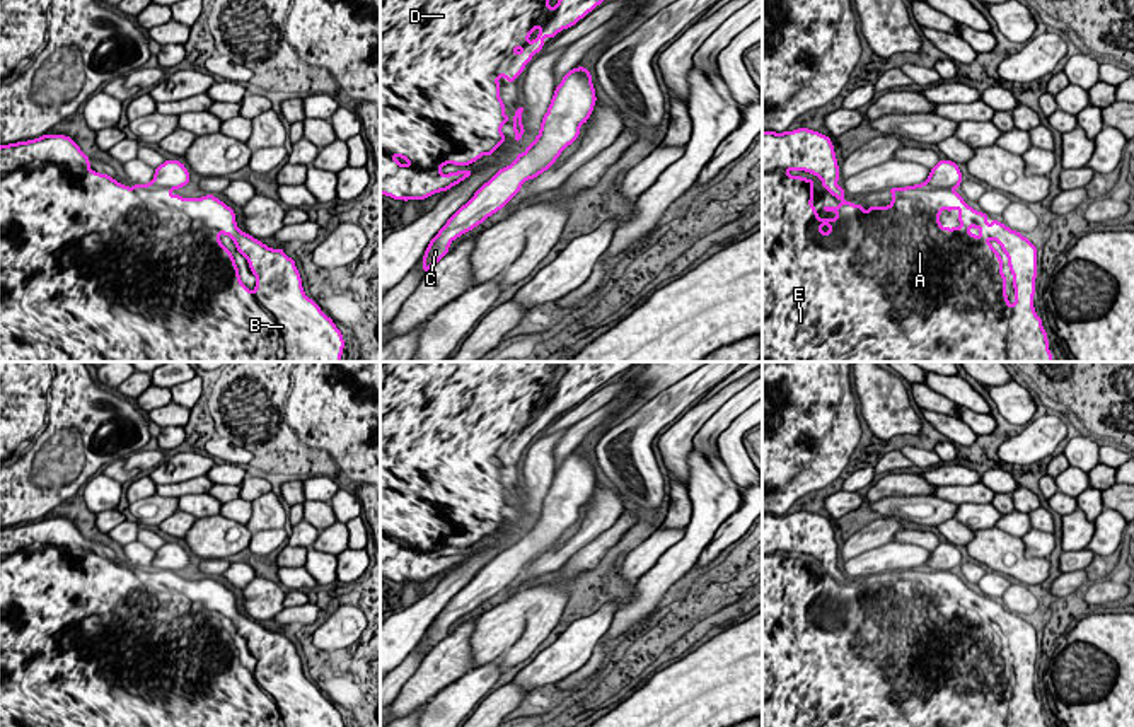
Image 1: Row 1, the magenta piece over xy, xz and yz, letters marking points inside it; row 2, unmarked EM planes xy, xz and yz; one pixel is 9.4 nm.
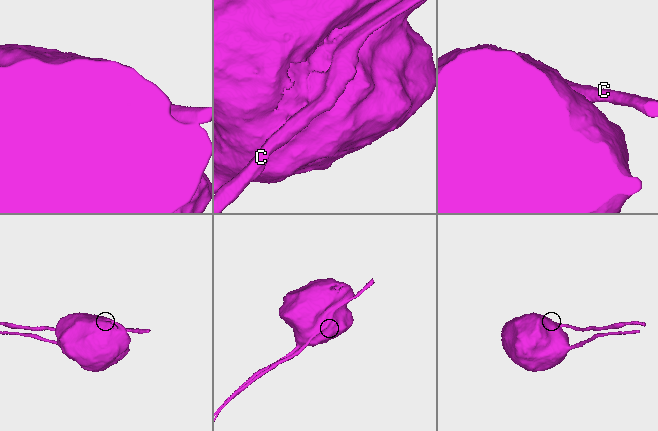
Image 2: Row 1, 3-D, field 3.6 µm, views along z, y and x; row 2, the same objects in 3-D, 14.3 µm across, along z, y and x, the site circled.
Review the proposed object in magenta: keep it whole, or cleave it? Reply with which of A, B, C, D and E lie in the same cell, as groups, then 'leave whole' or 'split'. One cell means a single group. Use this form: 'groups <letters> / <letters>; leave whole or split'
groups A B D E / C; split

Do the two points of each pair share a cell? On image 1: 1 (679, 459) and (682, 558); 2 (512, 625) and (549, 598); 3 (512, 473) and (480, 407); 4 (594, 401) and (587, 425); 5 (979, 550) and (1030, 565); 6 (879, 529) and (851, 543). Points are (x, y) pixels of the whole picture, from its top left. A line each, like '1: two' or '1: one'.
1: two
2: one
3: one
4: two
5: one
6: one

